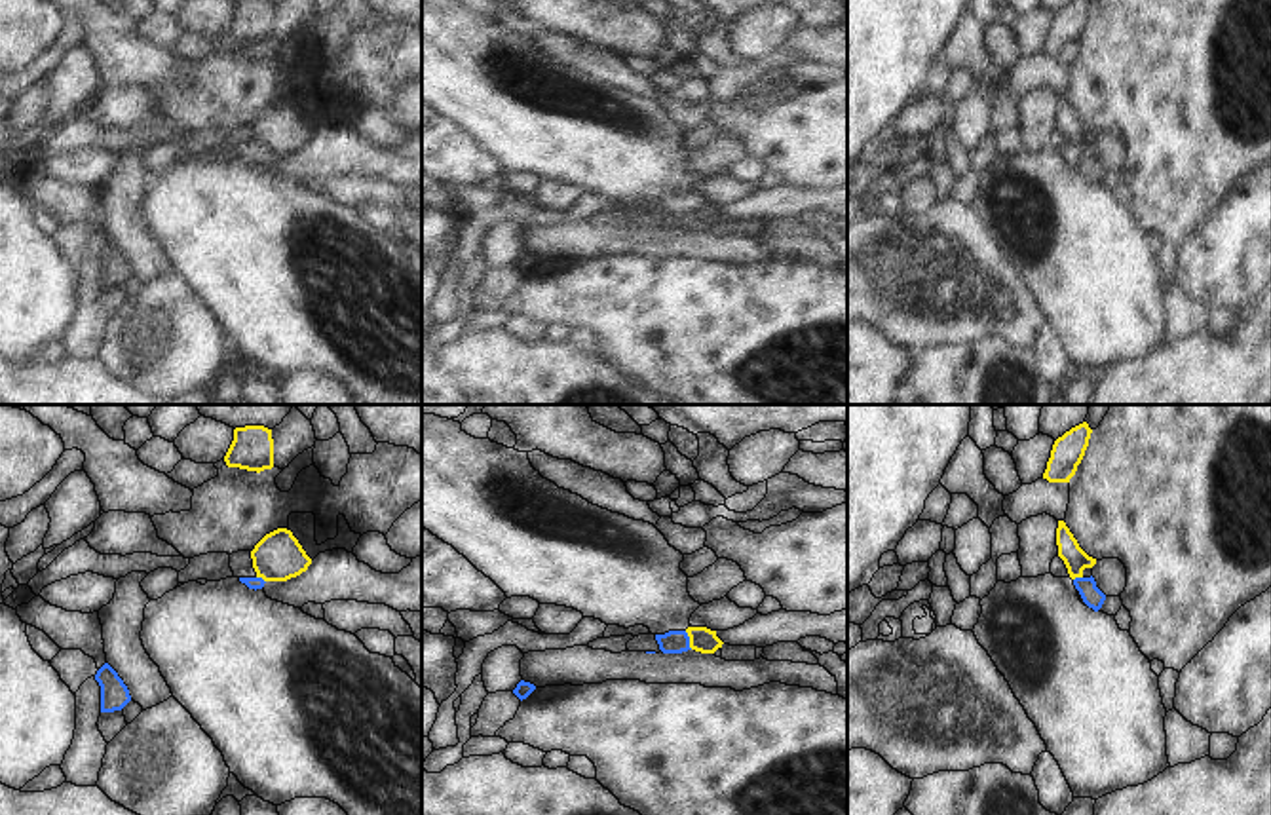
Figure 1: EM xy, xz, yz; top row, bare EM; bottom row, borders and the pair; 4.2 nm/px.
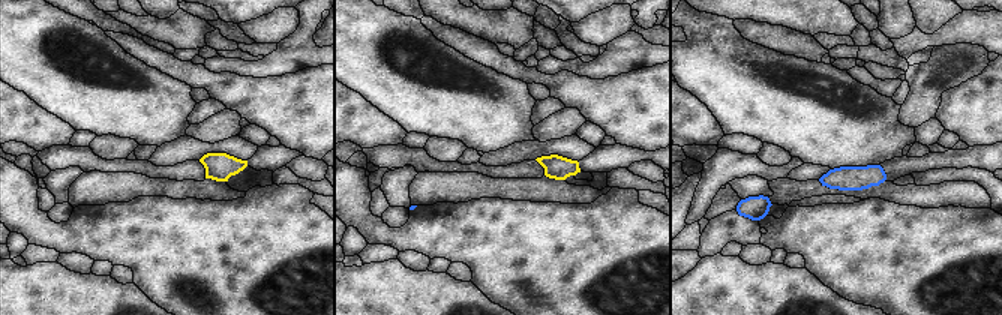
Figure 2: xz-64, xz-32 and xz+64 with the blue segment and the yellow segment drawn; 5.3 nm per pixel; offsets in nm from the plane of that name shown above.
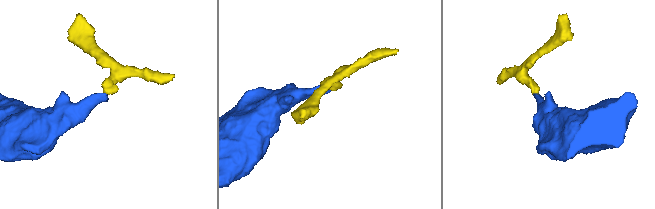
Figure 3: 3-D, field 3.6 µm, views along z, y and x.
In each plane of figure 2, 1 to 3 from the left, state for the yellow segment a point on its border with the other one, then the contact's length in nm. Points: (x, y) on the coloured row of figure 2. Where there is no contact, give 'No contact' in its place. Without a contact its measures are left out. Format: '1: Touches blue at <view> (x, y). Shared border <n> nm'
1: No contact
2: No contact
3: No contact

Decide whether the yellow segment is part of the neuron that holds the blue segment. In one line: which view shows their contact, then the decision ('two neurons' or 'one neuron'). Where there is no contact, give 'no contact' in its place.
xz | two neurons

